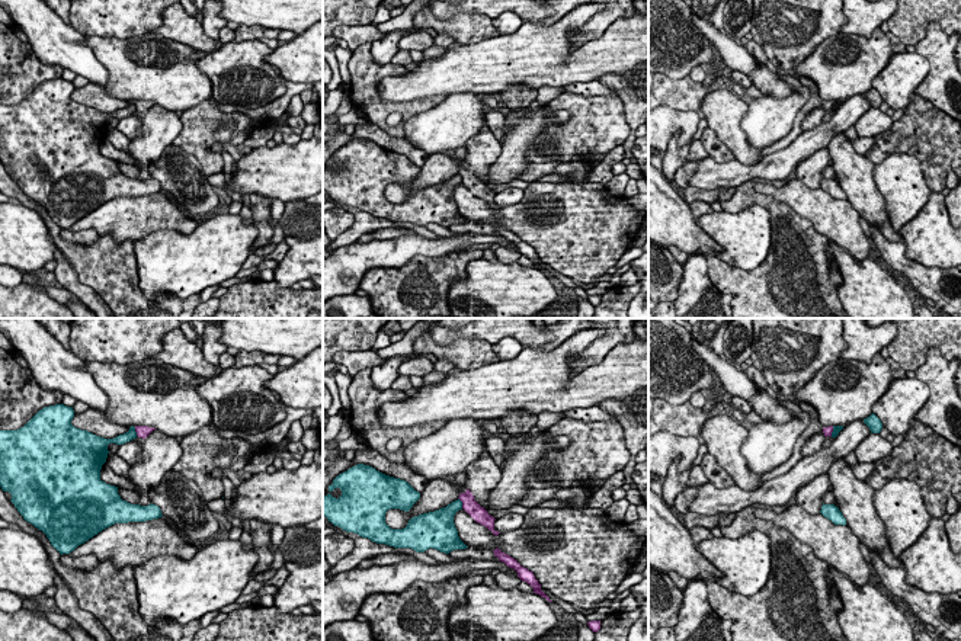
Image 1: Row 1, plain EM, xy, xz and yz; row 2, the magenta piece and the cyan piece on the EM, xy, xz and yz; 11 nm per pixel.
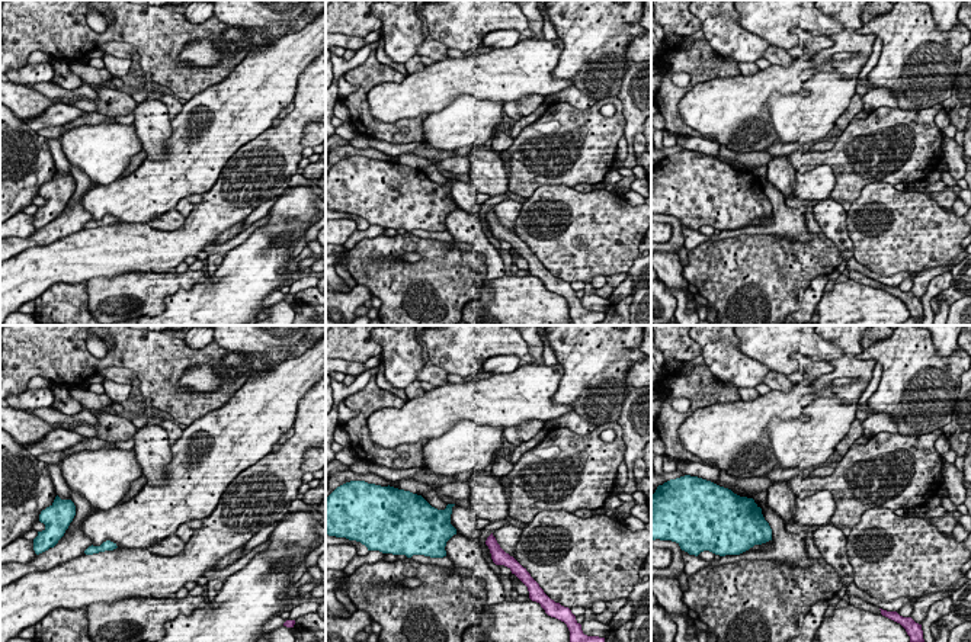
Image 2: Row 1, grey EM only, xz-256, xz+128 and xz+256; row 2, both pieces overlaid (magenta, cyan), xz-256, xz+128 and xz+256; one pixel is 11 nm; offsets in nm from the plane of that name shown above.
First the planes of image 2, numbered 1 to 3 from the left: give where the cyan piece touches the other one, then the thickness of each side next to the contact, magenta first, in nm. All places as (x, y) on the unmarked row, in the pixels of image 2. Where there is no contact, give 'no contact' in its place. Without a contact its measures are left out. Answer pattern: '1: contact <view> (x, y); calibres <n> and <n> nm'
1: no contact
2: no contact
3: no contact

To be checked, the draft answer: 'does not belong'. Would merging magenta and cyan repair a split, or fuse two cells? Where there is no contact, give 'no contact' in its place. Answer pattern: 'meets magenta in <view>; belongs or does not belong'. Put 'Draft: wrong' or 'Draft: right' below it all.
meets magenta in xz; does not belong
Draft: right

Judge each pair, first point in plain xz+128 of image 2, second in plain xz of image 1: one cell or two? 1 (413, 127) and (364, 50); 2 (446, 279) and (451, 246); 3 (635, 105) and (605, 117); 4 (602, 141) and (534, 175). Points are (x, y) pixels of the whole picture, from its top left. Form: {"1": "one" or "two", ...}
{"1": "one", "2": "two", "3": "two", "4": "one"}

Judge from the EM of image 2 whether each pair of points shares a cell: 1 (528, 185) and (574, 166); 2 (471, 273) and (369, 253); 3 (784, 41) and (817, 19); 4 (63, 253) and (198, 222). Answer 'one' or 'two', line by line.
1: one
2: one
3: one
4: one

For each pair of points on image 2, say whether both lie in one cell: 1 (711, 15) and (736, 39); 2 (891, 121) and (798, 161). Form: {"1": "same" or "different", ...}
{"1": "same", "2": "same"}

